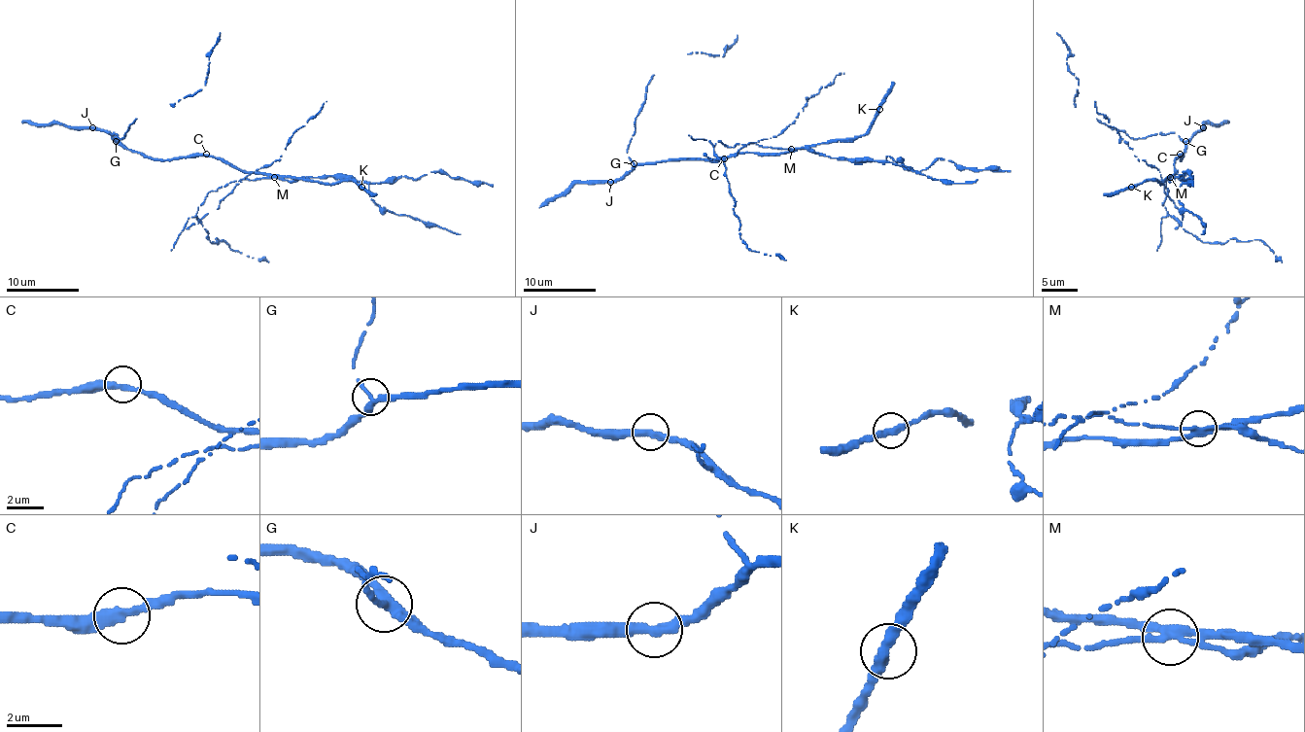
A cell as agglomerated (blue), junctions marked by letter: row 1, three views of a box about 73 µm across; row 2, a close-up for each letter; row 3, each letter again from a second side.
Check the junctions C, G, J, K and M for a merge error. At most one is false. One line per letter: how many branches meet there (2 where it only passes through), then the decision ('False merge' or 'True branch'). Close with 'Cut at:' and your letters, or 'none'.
C: Branches: 2. True branch
G: Branches: 3. True branch
J: Branches: 2. True branch
K: Branches: 2. True branch
M: Branches: 3. False merge
Cut at: M

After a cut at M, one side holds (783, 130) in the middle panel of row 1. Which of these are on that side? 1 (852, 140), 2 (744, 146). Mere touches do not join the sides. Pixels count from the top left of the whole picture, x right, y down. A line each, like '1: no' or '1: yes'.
1: no
2: yes

